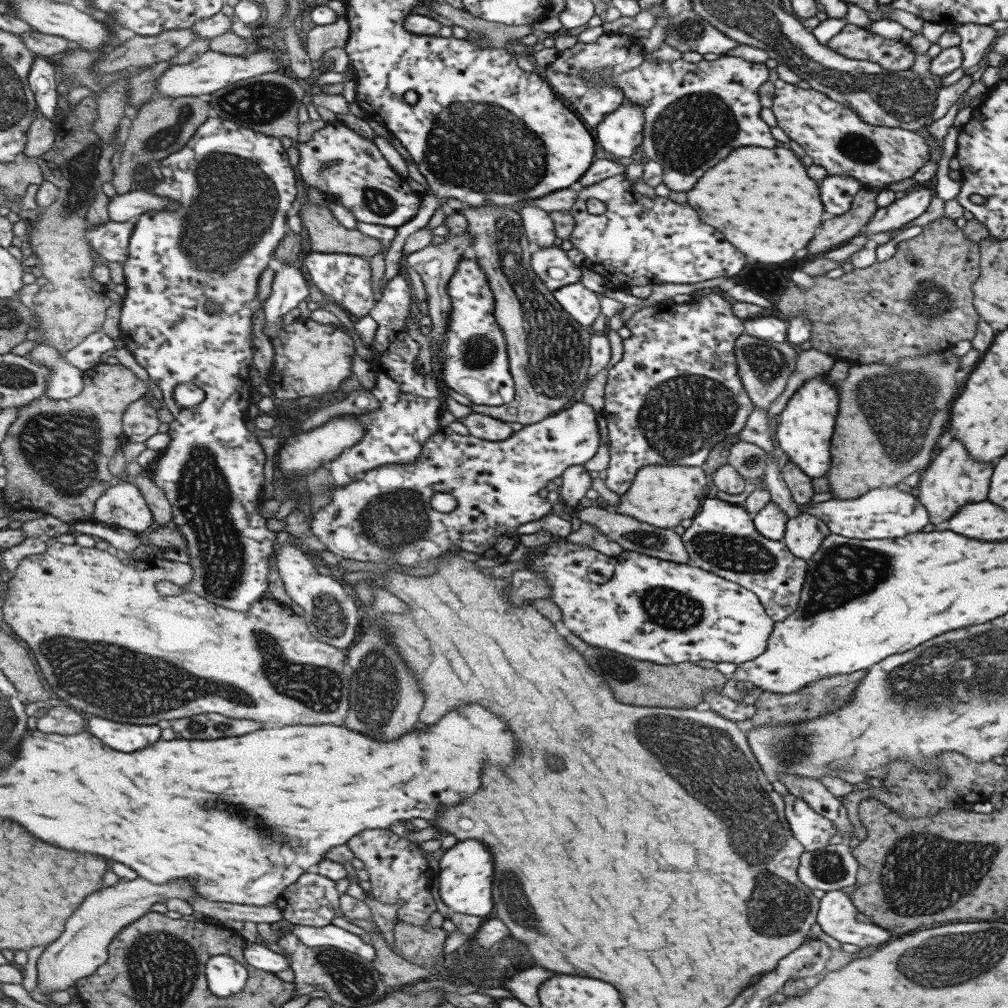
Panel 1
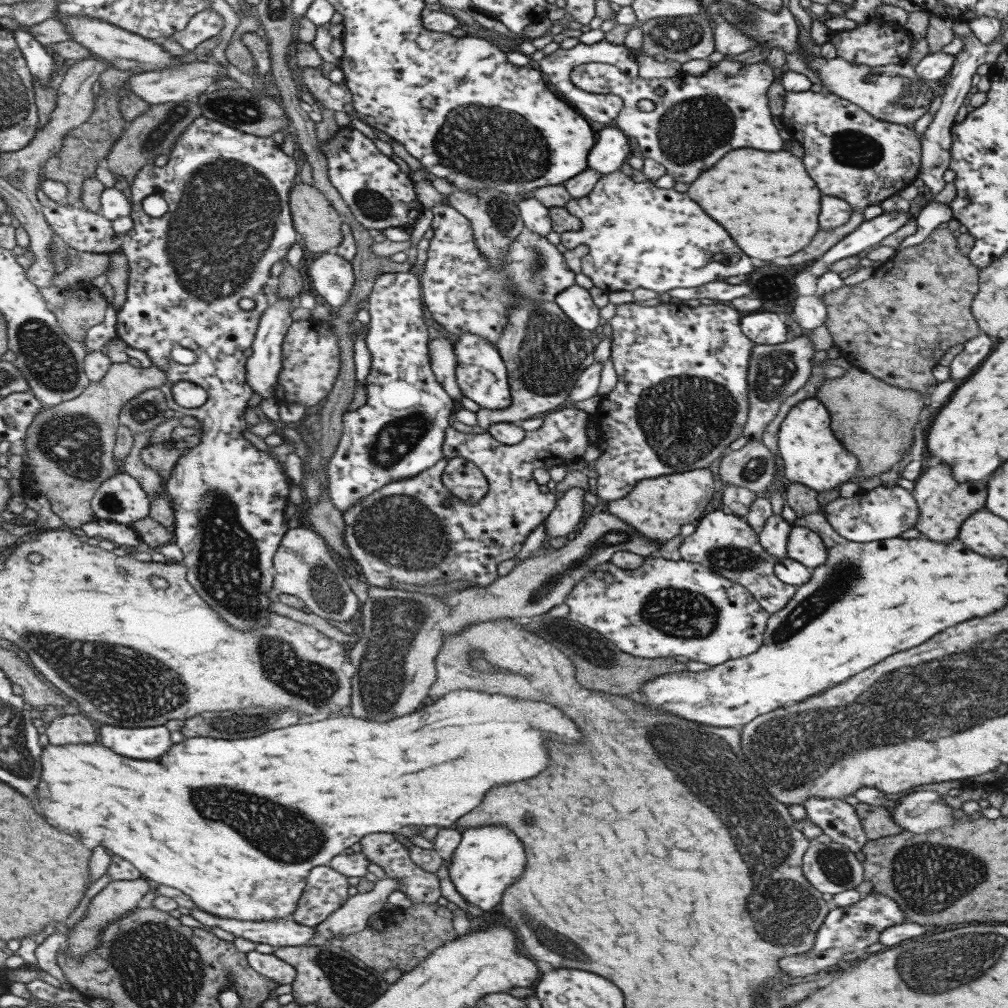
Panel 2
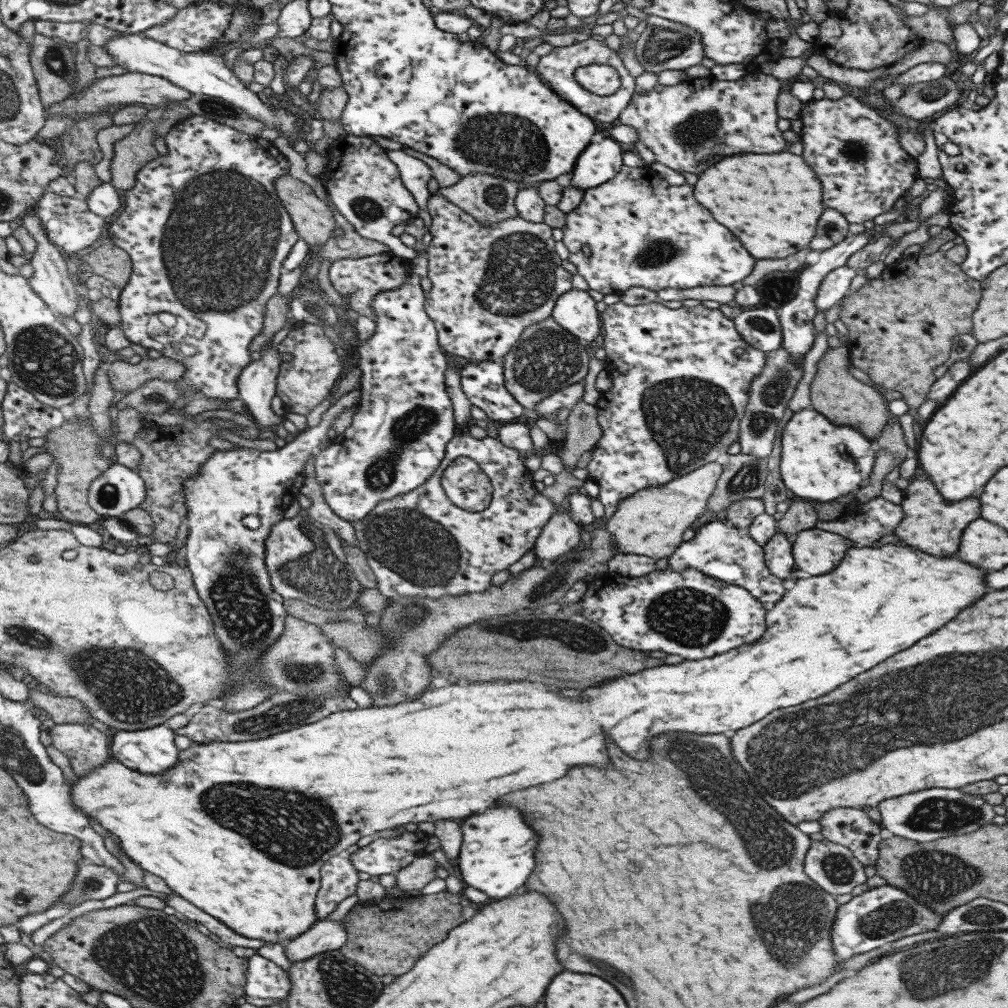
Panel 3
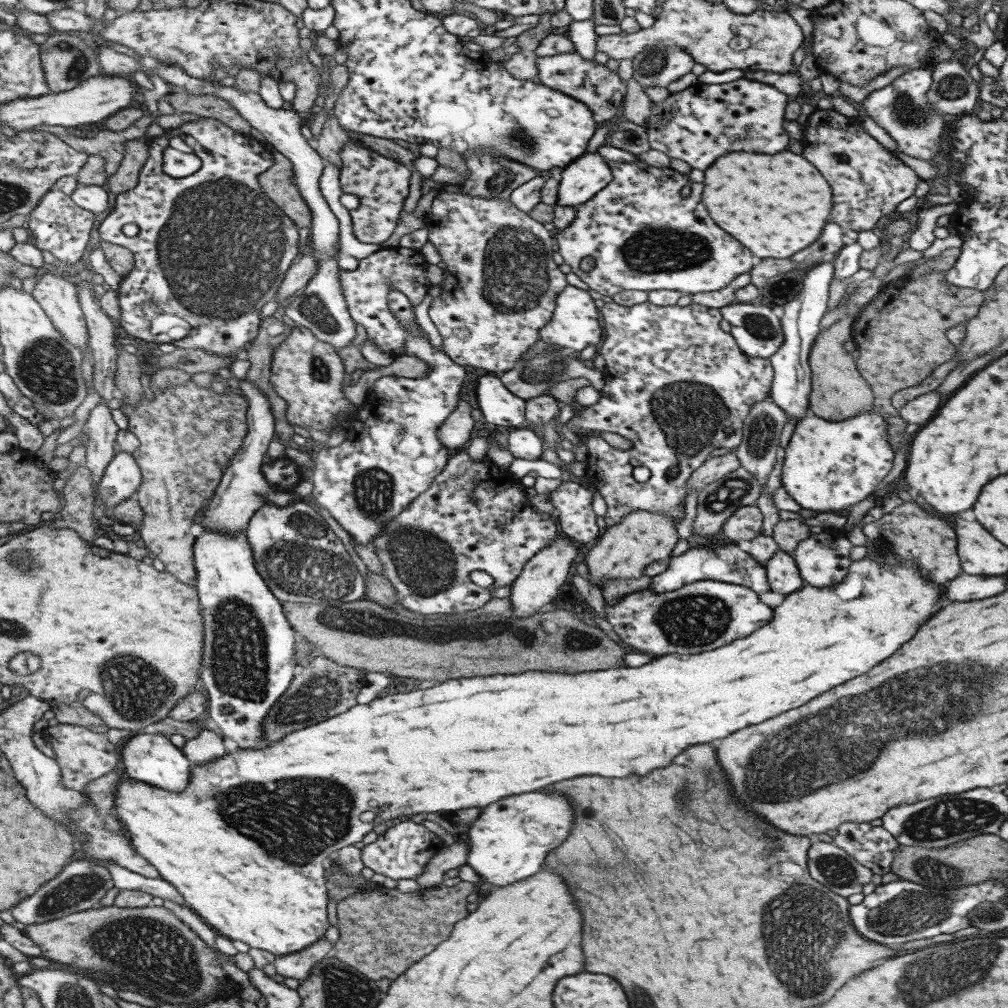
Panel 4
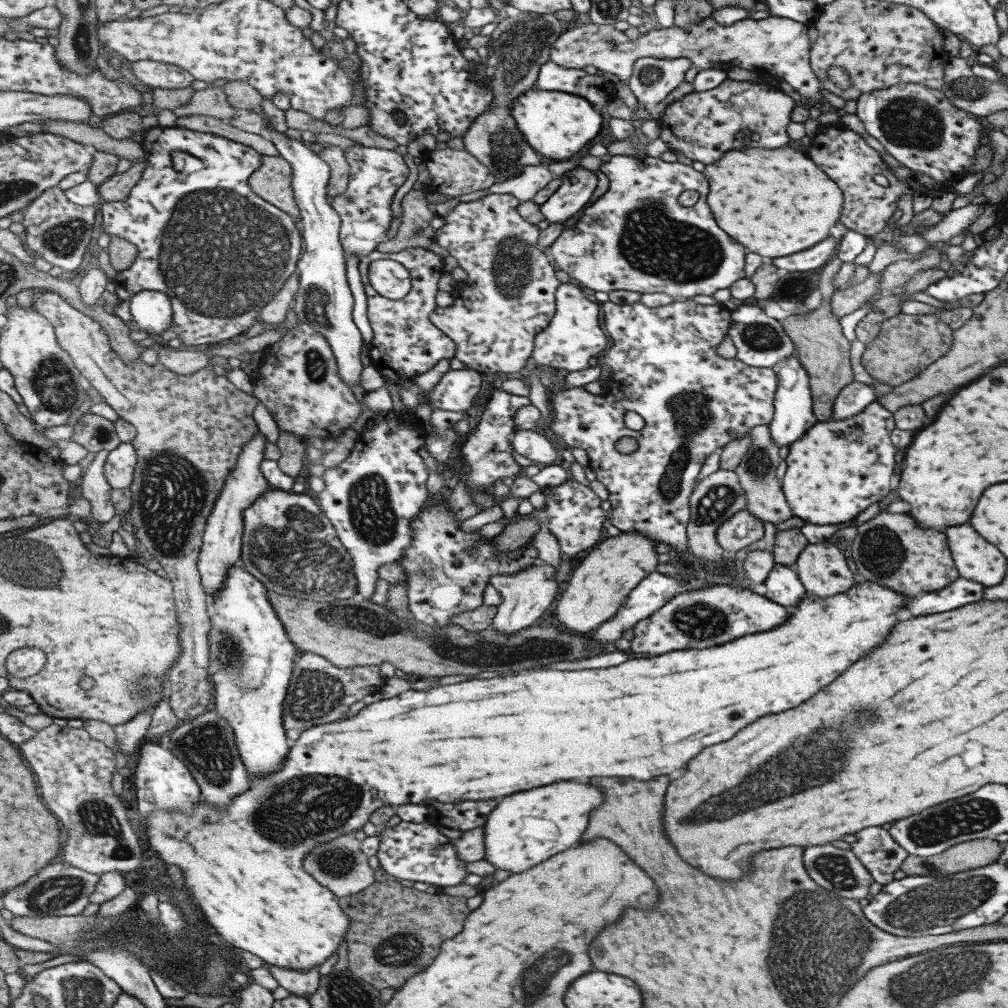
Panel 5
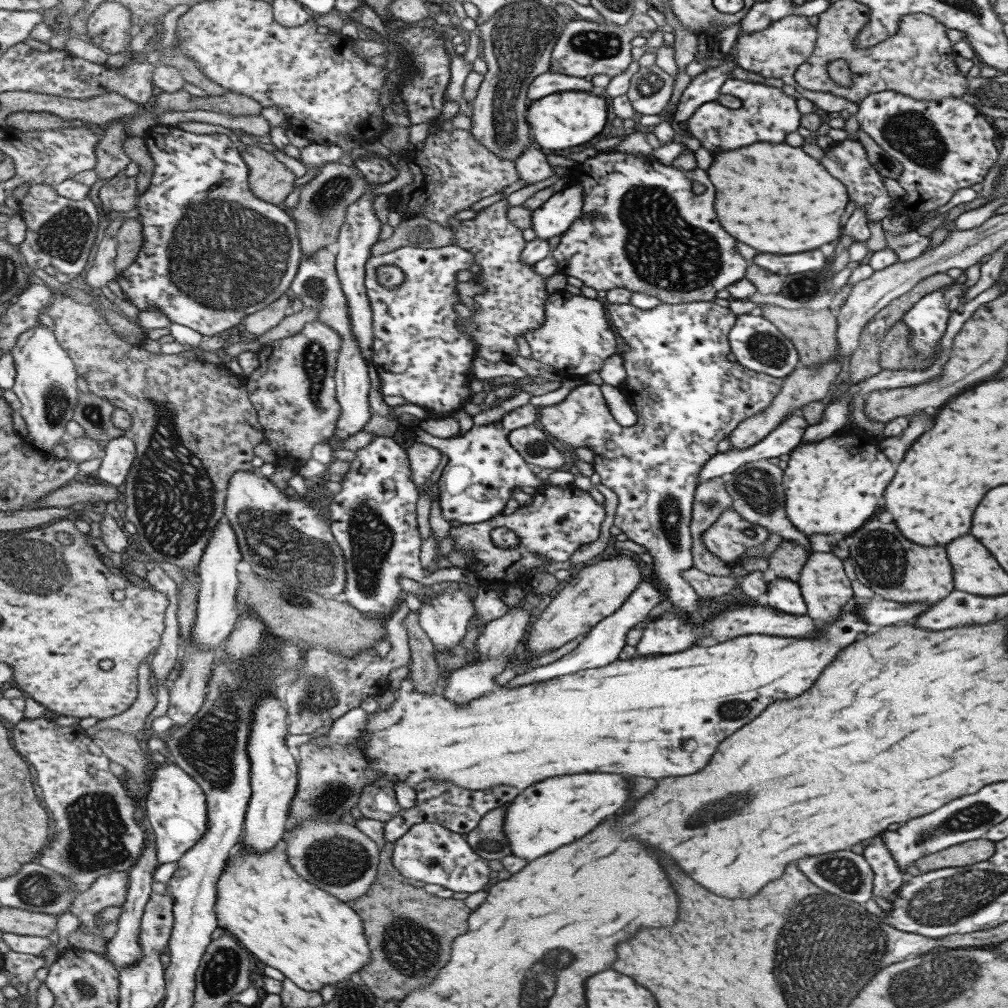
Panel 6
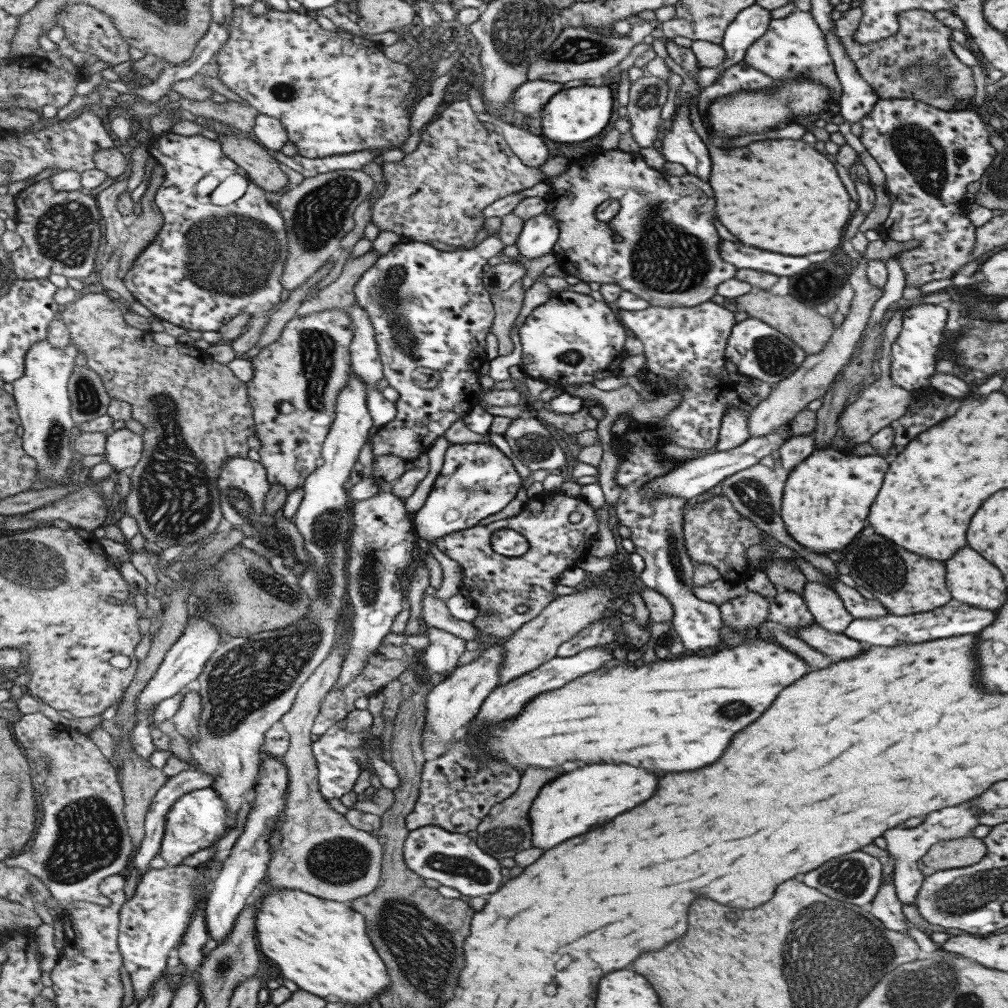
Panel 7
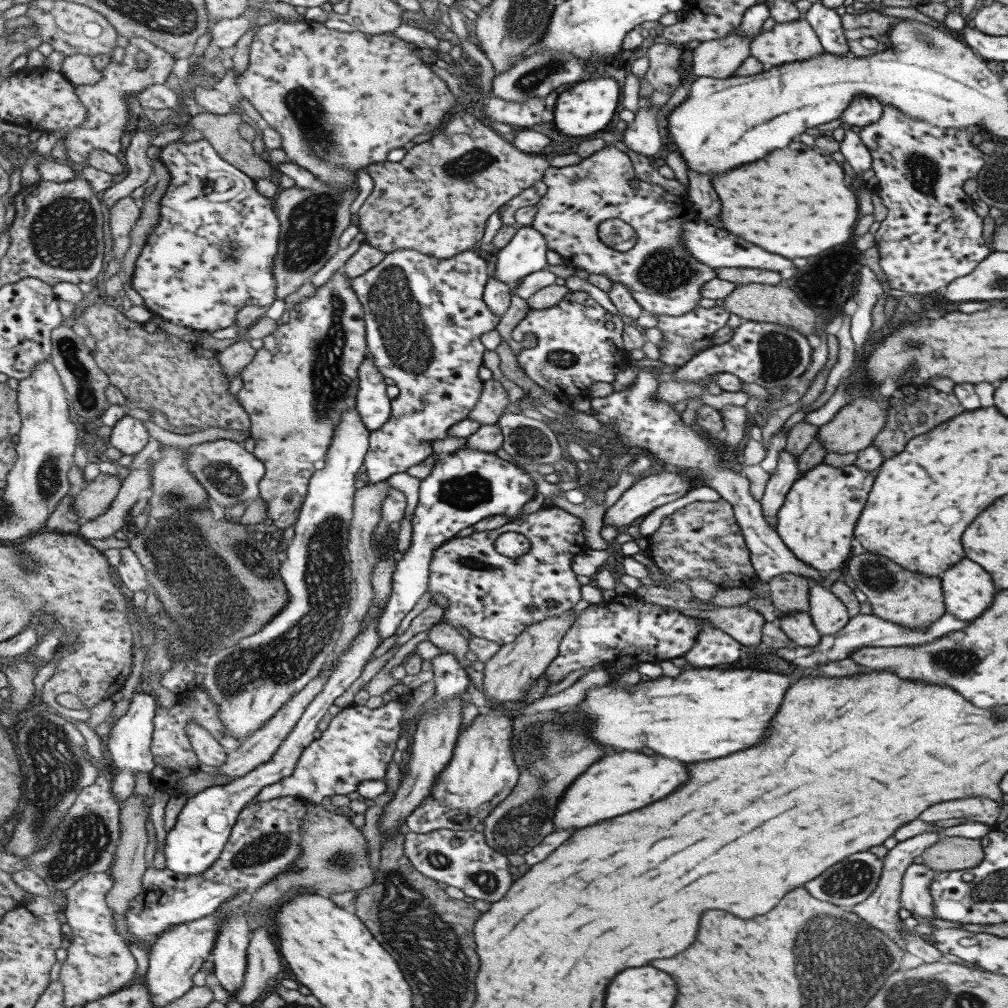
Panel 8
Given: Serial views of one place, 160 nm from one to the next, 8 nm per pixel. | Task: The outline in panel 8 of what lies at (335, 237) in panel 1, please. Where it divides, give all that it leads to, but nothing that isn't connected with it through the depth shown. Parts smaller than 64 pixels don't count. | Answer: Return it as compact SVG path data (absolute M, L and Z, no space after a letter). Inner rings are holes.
M228 112L222 115L215 113L198 113L191 117L190 124L193 130L199 130L209 145L213 147L215 154L219 156L225 162L231 164L231 166L242 170L243 174L246 174L253 180L257 178L272 179L275 176L275 168L268 161L266 156L257 156L253 149L251 149L251 143L241 138L239 131L237 130L238 124L241 122L241 118L237 113Z

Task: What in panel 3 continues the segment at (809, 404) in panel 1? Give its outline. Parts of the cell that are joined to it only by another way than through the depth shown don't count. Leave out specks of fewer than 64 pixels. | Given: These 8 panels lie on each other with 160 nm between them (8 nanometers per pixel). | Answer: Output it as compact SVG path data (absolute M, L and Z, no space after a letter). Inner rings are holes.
M802 409L792 414L781 432L779 472L791 498L829 502L847 494L854 494L867 481L875 456L874 443L852 426L833 426L819 411Z

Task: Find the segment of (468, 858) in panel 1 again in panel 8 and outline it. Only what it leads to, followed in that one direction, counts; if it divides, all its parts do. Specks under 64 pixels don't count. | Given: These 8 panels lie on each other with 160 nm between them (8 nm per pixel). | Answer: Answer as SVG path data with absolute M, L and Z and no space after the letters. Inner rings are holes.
M621 752L603 756L593 762L579 778L571 782L571 786L563 792L556 802L551 822L555 830L569 828L585 828L597 824L601 820L643 808L663 796L667 796L675 786L681 786L687 780L685 766L681 762L671 762L663 756L643 756L633 752Z

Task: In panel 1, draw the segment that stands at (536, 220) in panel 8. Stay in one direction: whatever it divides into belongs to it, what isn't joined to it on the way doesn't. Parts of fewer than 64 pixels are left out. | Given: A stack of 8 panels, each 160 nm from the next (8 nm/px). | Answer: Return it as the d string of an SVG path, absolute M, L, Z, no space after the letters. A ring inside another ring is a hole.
M625 173L609 176L577 191L577 198L568 210L574 227L567 239L573 248L585 255L583 265L599 274L607 287L631 288L661 282L693 284L711 278L727 279L745 264L743 254L725 242L723 234L713 226L703 224L687 202L679 205L656 195L649 199L633 189ZM588 198L603 202L605 213L589 214L585 209Z

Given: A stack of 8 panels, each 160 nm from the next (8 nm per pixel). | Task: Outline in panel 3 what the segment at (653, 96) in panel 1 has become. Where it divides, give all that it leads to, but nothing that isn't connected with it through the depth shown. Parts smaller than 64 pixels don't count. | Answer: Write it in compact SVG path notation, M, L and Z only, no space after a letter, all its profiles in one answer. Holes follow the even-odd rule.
M592 64L574 70L575 82L589 93L597 96L612 95L620 86L616 70L606 64ZM759 73L757 76L745 74L733 81L707 76L705 78L683 77L673 86L655 83L651 90L643 94L634 91L627 106L619 113L616 123L635 129L637 139L653 154L654 162L659 162L679 173L701 174L707 166L731 154L739 154L739 152L771 154L771 152L785 150L787 142L781 138L781 131L775 127L778 119L776 98L779 88L781 88L781 80L764 73Z

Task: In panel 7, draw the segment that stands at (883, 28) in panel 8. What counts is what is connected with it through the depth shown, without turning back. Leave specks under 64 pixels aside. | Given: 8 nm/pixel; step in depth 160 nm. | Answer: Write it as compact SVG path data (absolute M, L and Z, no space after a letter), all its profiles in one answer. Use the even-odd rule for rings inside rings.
M856 4L851 6L841 14L841 18L832 22L832 31L860 77L867 82L879 99L917 100L944 111L951 111L955 104L966 105L972 99L975 87L973 77L971 77L971 69L960 63L949 47L949 40L955 32L936 20L933 13L925 10L907 10L899 13L897 15L898 29L895 34L877 42L859 44L852 38L861 16L859 6ZM912 64L936 64L938 68L942 68L942 74L946 74L944 76L946 89L942 93L936 93L935 89L929 87L922 89L910 85L902 77L902 70Z

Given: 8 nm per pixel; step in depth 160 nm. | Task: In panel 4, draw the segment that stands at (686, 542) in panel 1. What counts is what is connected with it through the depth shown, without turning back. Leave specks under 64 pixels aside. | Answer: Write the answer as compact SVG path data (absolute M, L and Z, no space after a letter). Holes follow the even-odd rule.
M733 541L727 542L727 544L689 547L682 554L669 556L667 559L665 570L661 574L651 577L648 587L653 589L654 593L677 590L680 586L698 580L712 580L746 586L758 595L770 590L764 566L745 551L744 545L735 544Z

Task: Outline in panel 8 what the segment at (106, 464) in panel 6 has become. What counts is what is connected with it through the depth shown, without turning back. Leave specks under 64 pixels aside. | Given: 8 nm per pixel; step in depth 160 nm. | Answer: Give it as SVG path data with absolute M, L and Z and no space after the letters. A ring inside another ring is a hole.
M123 416L113 427L109 445L119 449L121 454L135 454L147 442L147 432L139 420Z

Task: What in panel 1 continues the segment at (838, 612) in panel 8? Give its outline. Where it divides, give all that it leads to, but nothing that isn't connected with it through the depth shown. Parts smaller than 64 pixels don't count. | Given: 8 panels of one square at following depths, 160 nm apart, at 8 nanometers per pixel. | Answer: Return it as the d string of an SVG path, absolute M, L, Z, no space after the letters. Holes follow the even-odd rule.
M802 511L786 520L781 541L793 556L809 560L829 533L819 517Z

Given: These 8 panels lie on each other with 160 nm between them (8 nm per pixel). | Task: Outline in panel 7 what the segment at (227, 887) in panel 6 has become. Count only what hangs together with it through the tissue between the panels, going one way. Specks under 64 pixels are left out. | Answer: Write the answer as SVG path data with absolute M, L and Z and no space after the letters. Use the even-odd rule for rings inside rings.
M261 881L253 893L259 894L259 908L254 914L254 938L258 951L265 958L277 964L283 978L296 984L299 989L314 994L325 1002L369 1004L371 998L378 996L390 985L387 968L375 952L366 933L364 916L347 908L341 902L324 900L299 890L273 890L271 885Z

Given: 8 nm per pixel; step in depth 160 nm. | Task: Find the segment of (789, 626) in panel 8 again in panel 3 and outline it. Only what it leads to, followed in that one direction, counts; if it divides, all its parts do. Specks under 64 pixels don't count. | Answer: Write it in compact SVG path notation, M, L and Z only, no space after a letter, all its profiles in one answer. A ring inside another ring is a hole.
M779 529L762 546L765 566L782 582L785 578L801 578L797 570L792 570L794 560L792 559L790 538Z

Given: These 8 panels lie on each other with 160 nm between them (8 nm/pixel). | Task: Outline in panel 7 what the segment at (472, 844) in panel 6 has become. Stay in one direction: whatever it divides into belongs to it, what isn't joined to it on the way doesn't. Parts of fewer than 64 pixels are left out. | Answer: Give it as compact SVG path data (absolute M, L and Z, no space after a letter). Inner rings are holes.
M559 766L555 770L529 768L527 774L523 772L521 782L519 782L519 788L511 796L505 798L505 800L494 804L479 821L476 833L472 834L475 843L478 844L481 851L499 861L502 858L512 858L517 852L531 848L531 828L527 818L529 805L533 798L535 798L537 790L541 788L541 784L549 782L551 778L555 778L557 772L563 772L563 766Z

